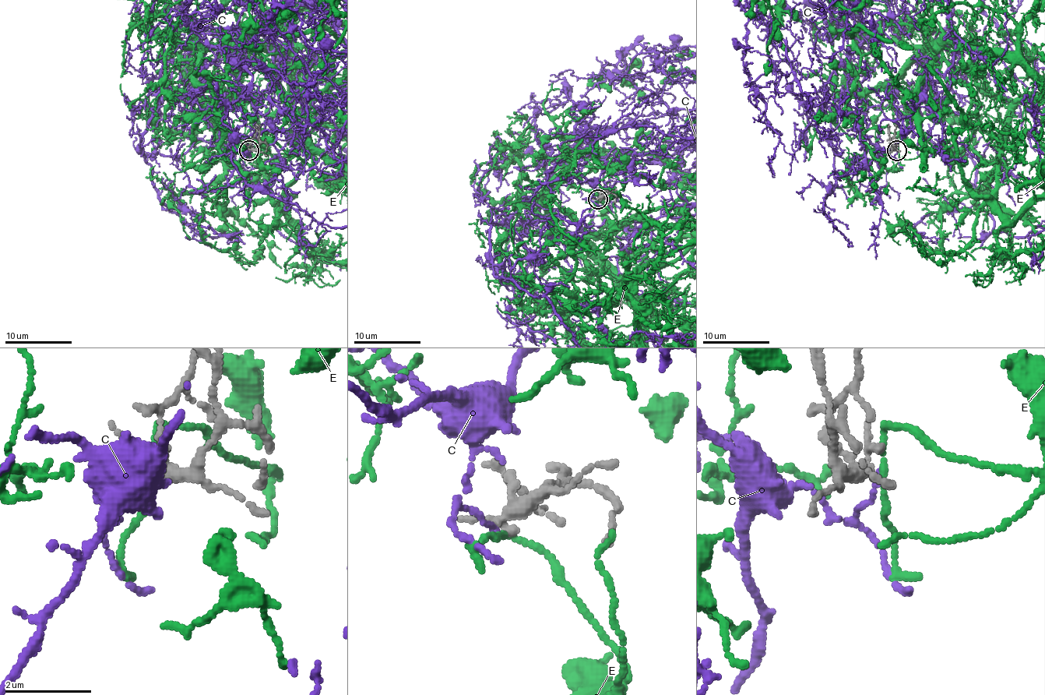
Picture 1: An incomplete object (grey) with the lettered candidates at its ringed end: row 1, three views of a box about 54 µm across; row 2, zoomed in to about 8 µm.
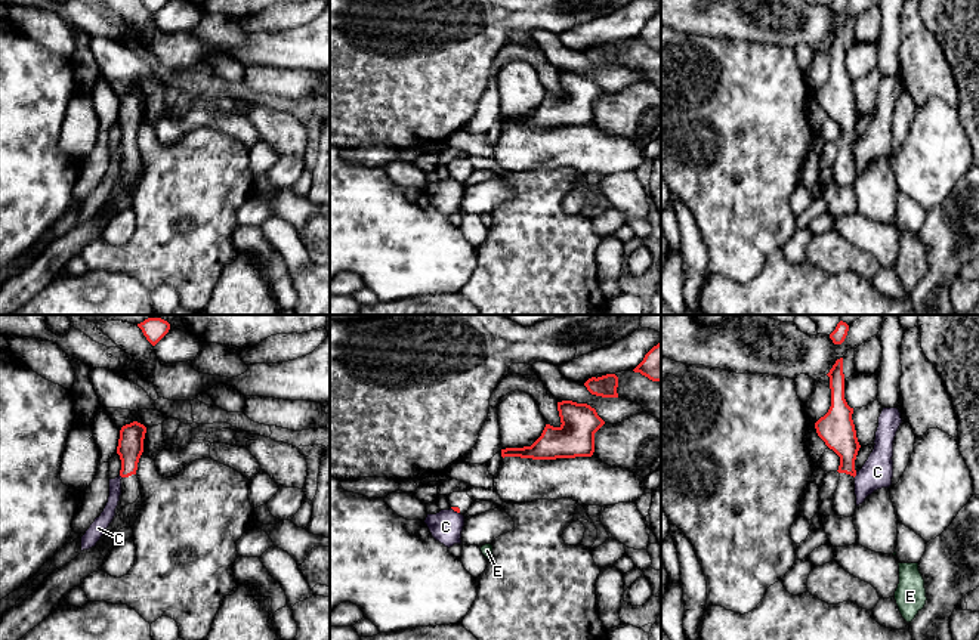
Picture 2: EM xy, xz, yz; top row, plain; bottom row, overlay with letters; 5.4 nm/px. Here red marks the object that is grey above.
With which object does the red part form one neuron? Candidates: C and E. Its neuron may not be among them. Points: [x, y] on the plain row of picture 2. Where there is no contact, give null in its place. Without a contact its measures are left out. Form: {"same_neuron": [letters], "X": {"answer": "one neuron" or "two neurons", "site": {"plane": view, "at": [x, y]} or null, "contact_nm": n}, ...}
{"same_neuron": [], "C": {"answer": "two neurons", "site": {"plane": "yz", "at": [855, 144]}, "contact_nm": 40}, "E": {"answer": "two neurons", "site": null}}

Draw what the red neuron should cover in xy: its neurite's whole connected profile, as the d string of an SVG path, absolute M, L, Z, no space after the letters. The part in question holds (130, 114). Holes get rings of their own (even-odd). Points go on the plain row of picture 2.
M138 90L126 93L120 99L117 123L121 129L121 164L115 183L121 176L136 171L140 164L140 152L136 145L138 132L143 121L146 96Z

